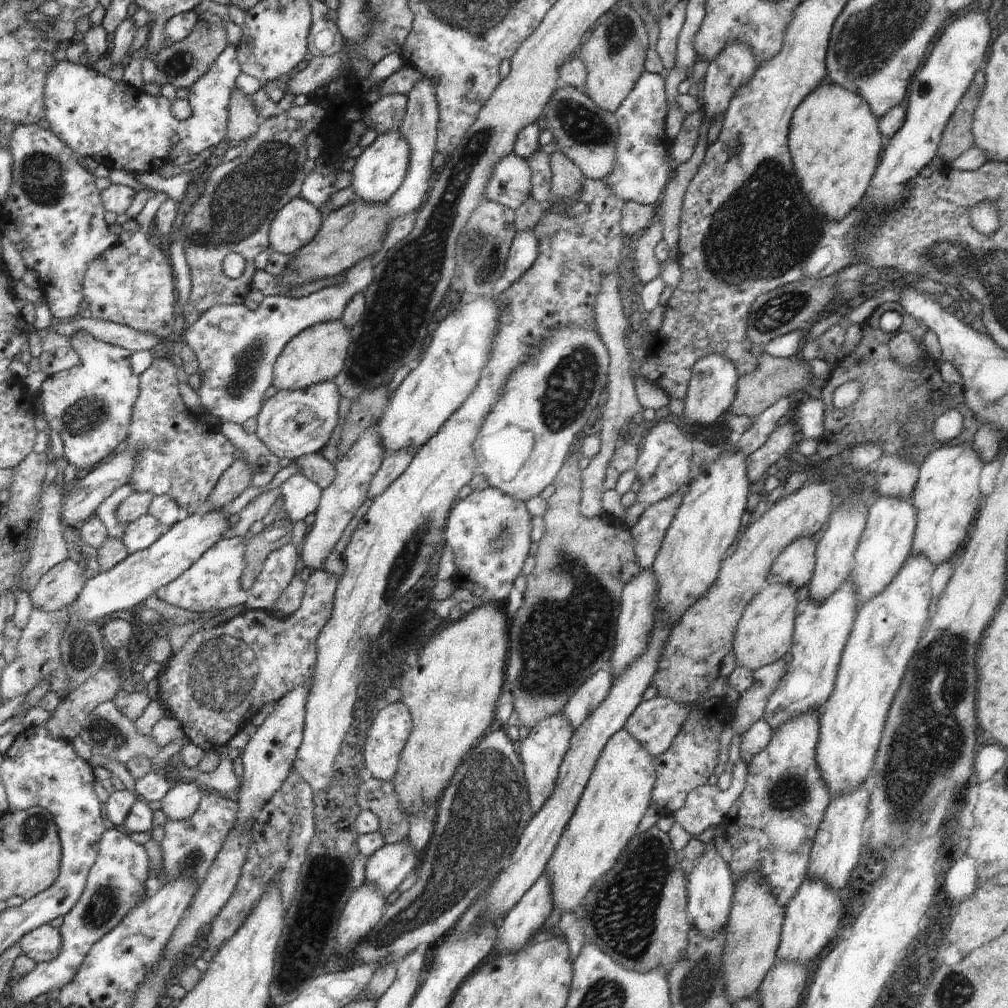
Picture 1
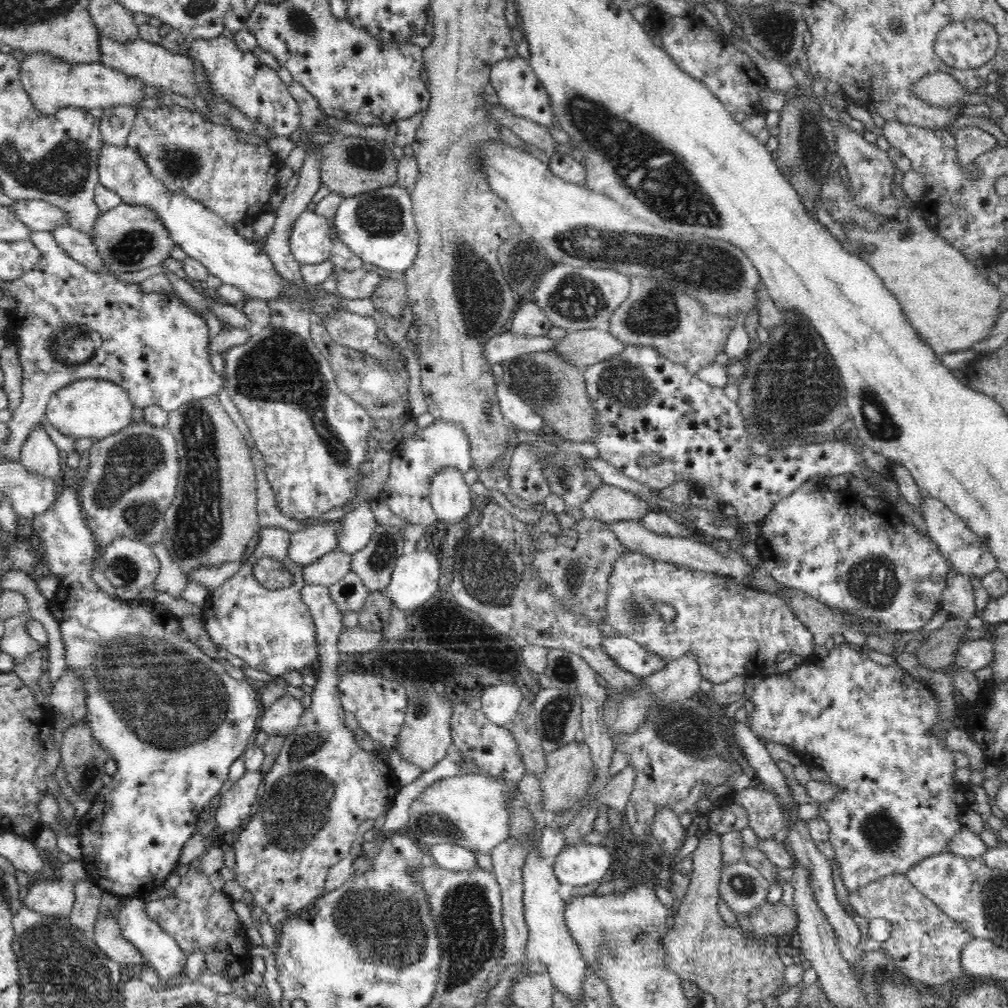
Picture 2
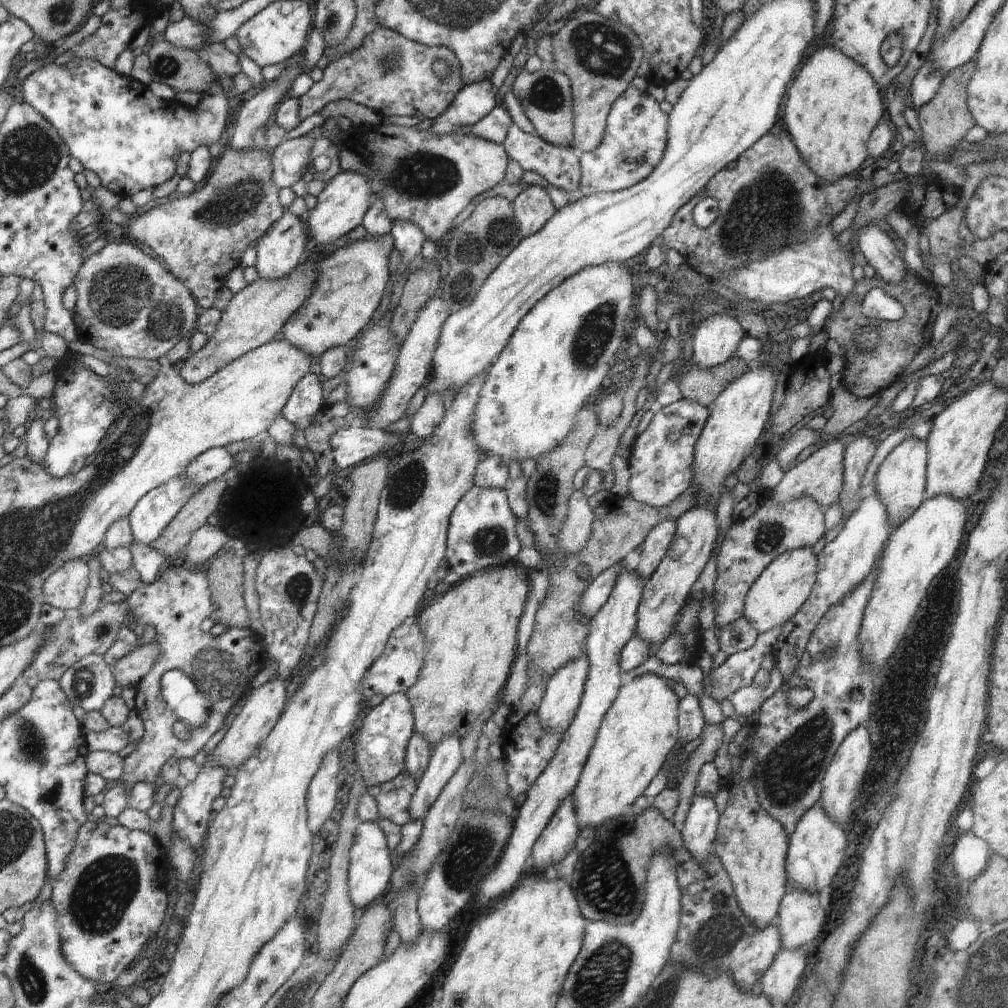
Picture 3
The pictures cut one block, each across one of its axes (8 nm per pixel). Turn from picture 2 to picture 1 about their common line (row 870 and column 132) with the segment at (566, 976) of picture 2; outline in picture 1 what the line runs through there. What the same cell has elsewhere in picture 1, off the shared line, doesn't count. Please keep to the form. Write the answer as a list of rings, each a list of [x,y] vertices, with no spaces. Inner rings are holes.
[[[142,515],[138,517],[138,520],[125,526],[121,541],[131,555],[154,544],[154,541],[158,540],[168,529],[169,527],[159,523],[152,515]]]

